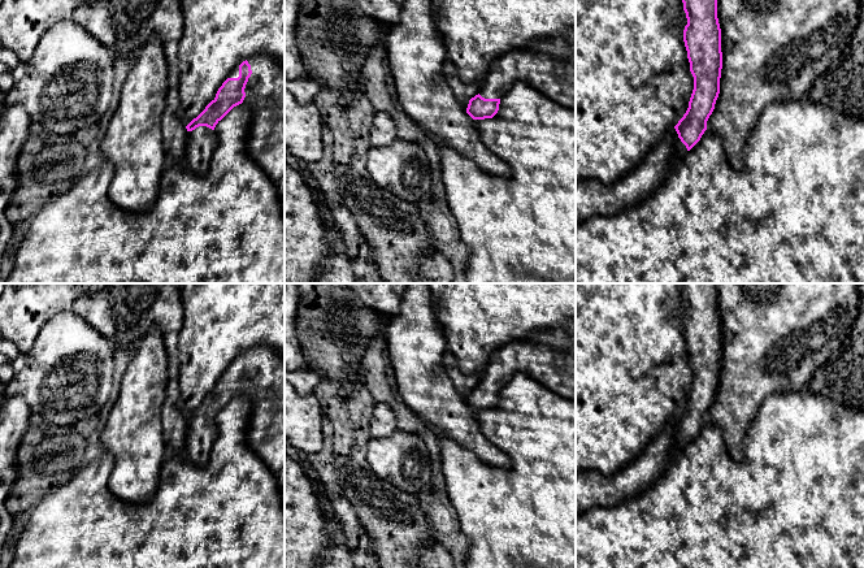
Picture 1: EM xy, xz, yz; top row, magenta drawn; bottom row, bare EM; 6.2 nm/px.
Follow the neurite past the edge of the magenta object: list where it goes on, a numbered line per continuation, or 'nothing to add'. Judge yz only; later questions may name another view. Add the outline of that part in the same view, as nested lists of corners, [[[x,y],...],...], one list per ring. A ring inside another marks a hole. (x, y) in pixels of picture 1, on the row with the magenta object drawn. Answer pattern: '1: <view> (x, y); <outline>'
1: yz (680, 151); [[[676,138],[673,159],[672,159],[672,168],[674,168],[686,155],[687,155],[686,146],[681,142],[681,139]]]

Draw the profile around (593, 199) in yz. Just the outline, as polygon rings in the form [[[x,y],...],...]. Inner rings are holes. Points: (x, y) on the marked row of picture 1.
[[[669,129],[635,170],[620,181],[611,185],[598,179],[576,181],[576,224],[613,216],[651,198],[672,169],[677,136],[676,129]]]

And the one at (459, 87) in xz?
[[[446,60],[443,64],[443,73],[447,79],[447,83],[452,88],[456,99],[460,103],[469,101],[472,97],[478,95],[482,82],[474,82],[465,84],[457,75],[456,66],[451,60]]]

